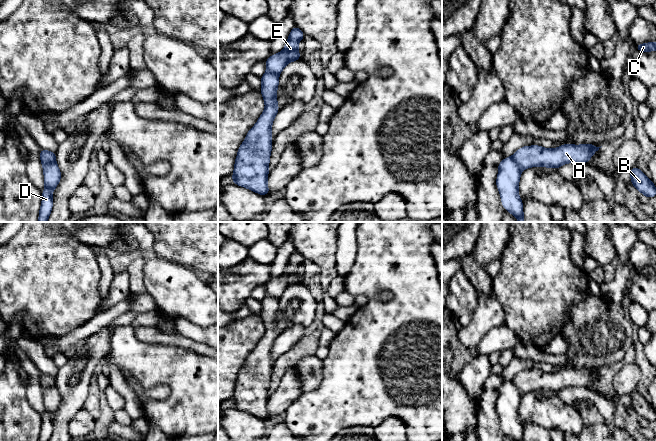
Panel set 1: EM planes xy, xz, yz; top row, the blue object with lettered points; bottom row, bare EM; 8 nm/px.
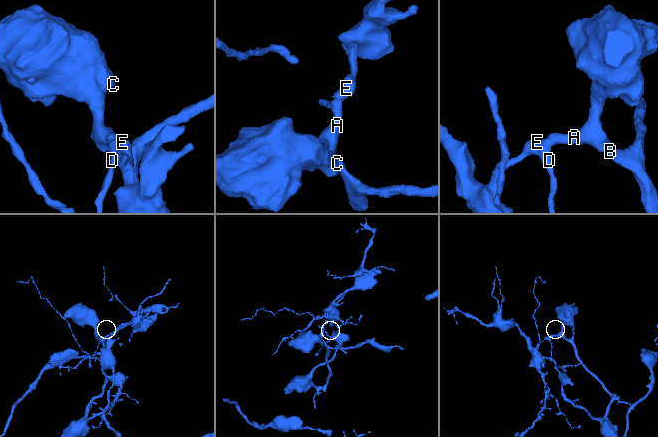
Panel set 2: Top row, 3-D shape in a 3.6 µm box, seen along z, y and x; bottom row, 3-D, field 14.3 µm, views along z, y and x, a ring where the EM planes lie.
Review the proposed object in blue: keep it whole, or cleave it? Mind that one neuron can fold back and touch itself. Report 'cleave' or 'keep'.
cleave

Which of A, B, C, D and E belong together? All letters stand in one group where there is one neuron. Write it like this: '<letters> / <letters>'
A B C / D E

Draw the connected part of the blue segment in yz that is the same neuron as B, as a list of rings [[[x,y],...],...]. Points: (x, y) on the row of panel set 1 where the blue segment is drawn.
[[[633,166],[629,171],[631,184],[640,191],[646,198],[656,197],[656,187],[640,169]]]

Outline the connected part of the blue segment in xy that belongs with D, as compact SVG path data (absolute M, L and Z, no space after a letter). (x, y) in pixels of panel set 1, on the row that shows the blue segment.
M56 160L43 165L45 188L42 192L42 203L39 211L38 222L47 222L53 207L52 193L61 180L61 171Z

